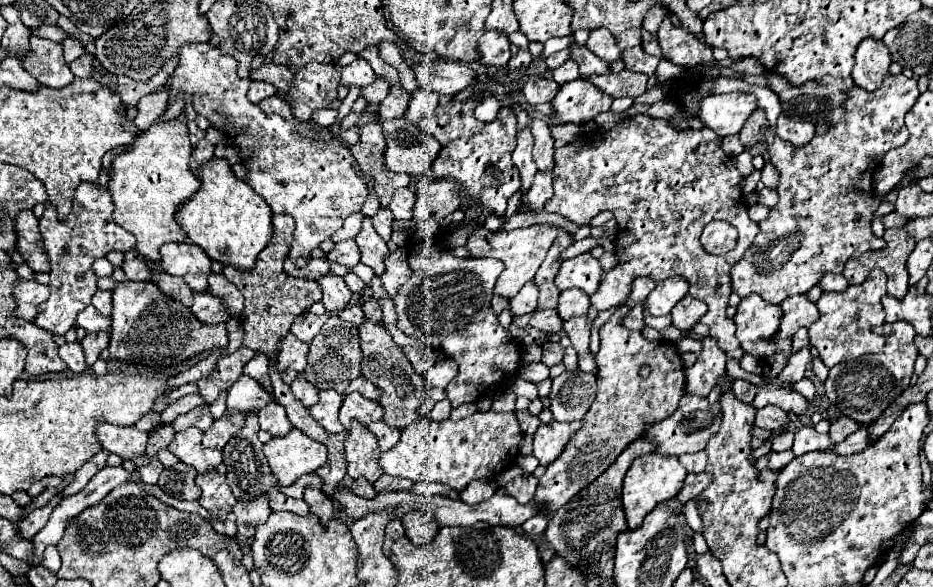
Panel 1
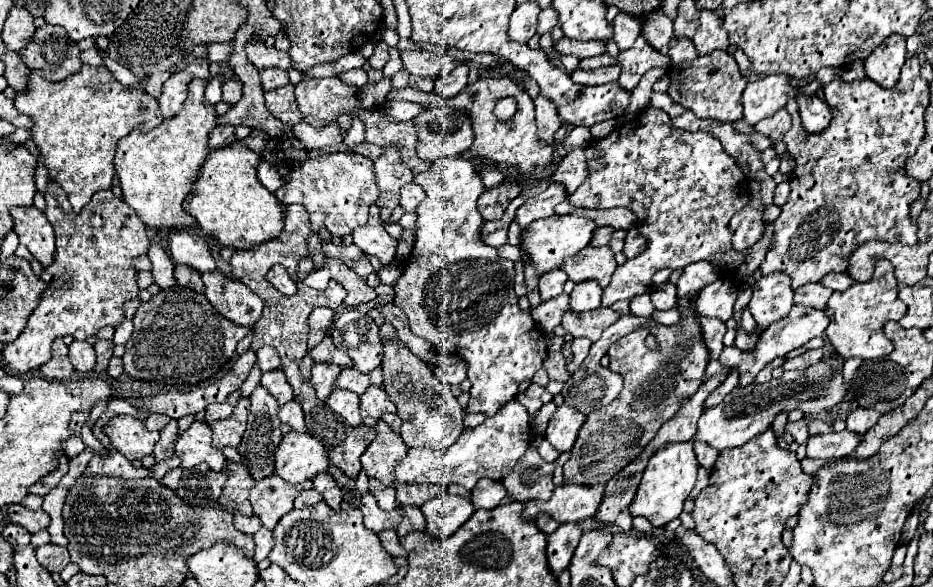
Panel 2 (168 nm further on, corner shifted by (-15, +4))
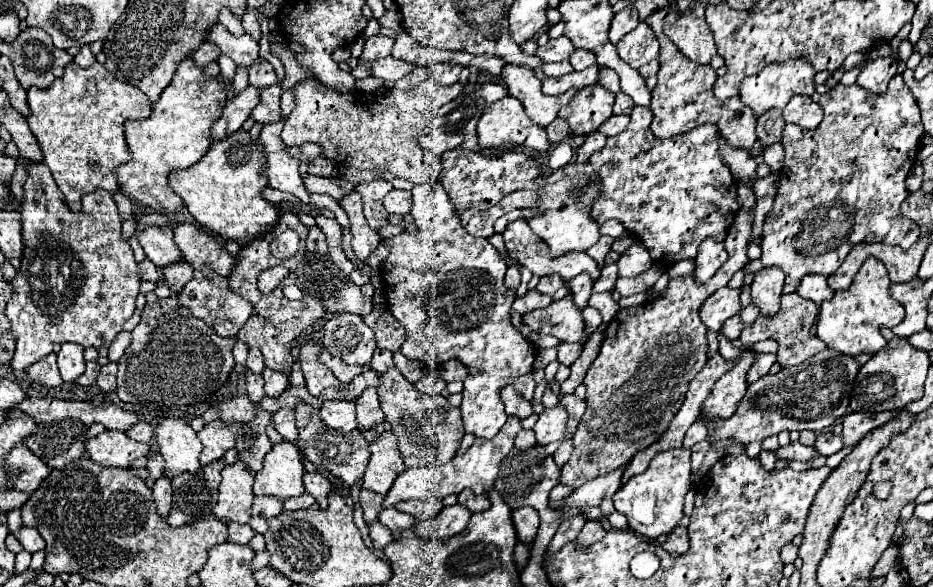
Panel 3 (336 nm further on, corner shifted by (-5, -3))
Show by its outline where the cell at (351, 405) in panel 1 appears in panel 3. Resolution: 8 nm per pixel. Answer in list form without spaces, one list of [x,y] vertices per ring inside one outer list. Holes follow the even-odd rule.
[[[366,388],[362,396],[356,400],[356,418],[360,430],[370,430],[380,422],[384,422],[384,412],[380,408],[376,388]]]

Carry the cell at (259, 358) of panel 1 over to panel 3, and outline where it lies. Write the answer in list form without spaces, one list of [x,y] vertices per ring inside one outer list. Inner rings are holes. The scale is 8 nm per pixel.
[[[250,348],[248,350],[248,360],[246,360],[246,368],[252,372],[262,372],[264,370],[264,362],[262,362],[262,354],[258,352],[258,348]]]

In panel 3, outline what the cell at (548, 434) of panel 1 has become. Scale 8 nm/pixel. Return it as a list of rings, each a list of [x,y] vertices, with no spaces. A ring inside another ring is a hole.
[[[554,406],[554,408],[544,408],[538,414],[538,422],[534,424],[534,434],[536,442],[540,446],[548,446],[550,442],[560,442],[566,432],[566,420],[568,412],[564,406]]]

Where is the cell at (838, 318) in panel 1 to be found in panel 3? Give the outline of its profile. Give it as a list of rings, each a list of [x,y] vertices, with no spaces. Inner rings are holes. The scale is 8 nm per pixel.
[[[866,258],[854,282],[846,290],[838,290],[832,300],[822,302],[820,314],[816,320],[818,338],[838,352],[858,356],[874,354],[886,346],[886,340],[880,334],[880,326],[892,328],[904,318],[904,306],[896,302],[890,292],[890,280],[886,268],[876,258]]]

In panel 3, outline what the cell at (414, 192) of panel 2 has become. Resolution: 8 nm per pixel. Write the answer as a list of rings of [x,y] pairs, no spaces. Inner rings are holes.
[[[390,190],[384,198],[384,208],[388,214],[402,214],[406,216],[412,206],[412,194],[410,190]]]

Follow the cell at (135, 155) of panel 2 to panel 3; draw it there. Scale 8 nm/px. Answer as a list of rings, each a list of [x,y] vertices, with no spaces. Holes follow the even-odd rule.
[[[192,58],[182,60],[170,88],[166,88],[166,92],[162,92],[158,102],[152,106],[152,116],[146,120],[124,122],[132,160],[116,172],[118,182],[122,184],[122,194],[132,196],[132,200],[146,212],[174,216],[182,210],[182,198],[168,186],[168,174],[174,168],[190,168],[204,156],[204,152],[208,152],[212,144],[210,128],[222,114],[226,100],[226,84],[220,78],[206,78],[204,68],[198,68]]]

